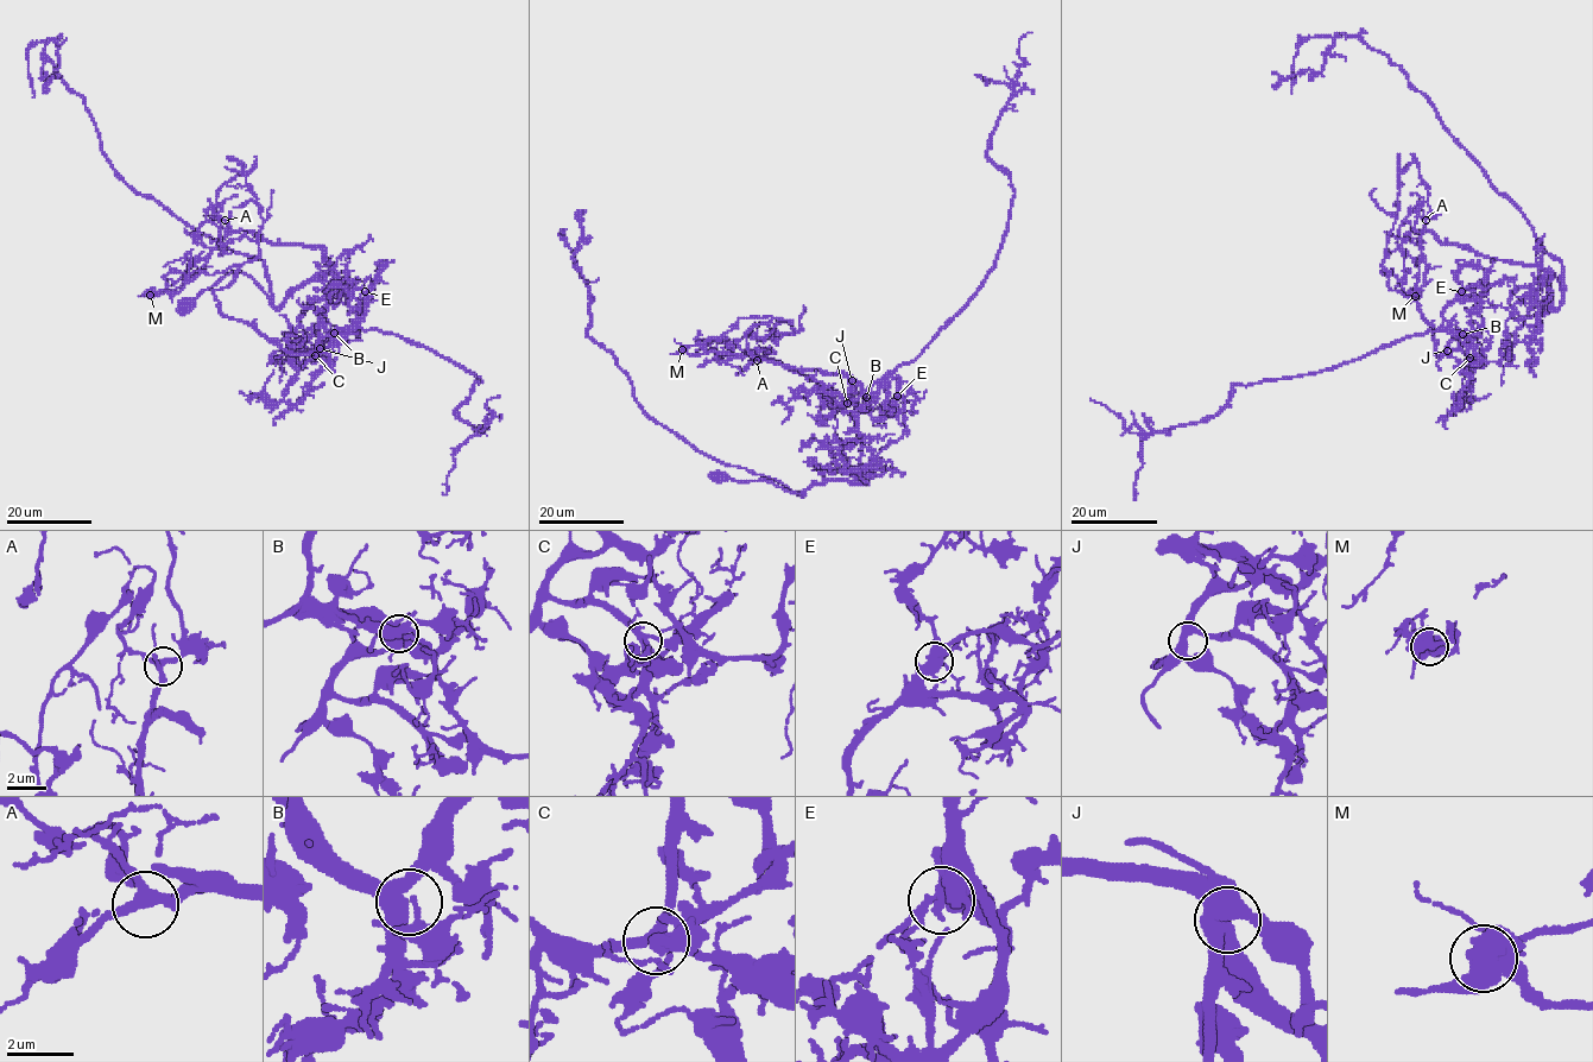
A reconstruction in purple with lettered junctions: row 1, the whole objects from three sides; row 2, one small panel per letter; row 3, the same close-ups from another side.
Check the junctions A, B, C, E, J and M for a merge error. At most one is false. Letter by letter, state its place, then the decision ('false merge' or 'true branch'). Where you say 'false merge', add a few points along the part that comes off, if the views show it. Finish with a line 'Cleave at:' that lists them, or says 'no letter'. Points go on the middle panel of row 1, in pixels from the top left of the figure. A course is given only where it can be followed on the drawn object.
A: (757, 360) | true branch
B: (866, 397) | true branch
C: (847, 403) | true branch
E: (897, 396) | true branch
J: (852, 380) | true branch
M: (682, 349) | false merge | (682, 349), (770, 316), (751, 353), (864, 394), (910, 364), (1003, 240), (1011, 176), (987, 152), (1032, 32)
Cleave at: M

